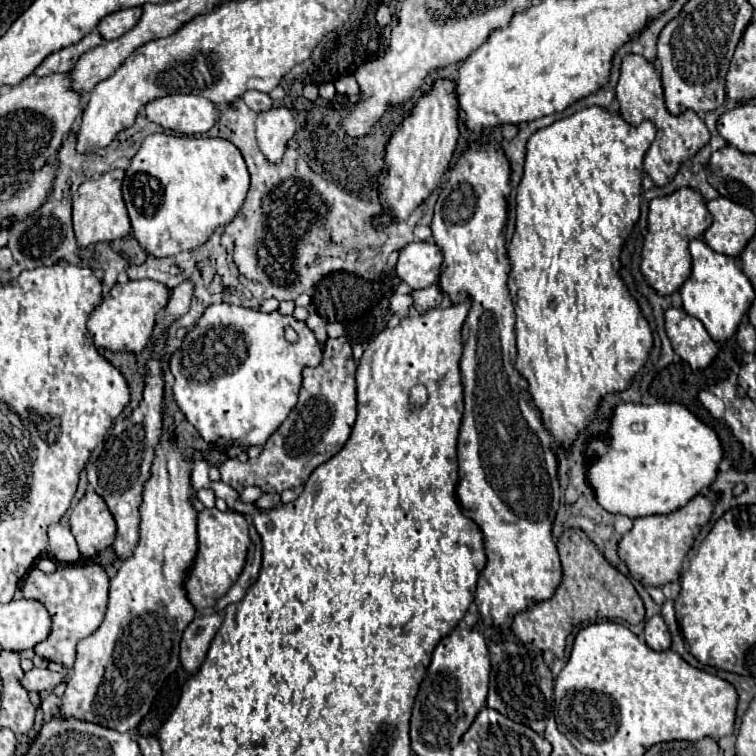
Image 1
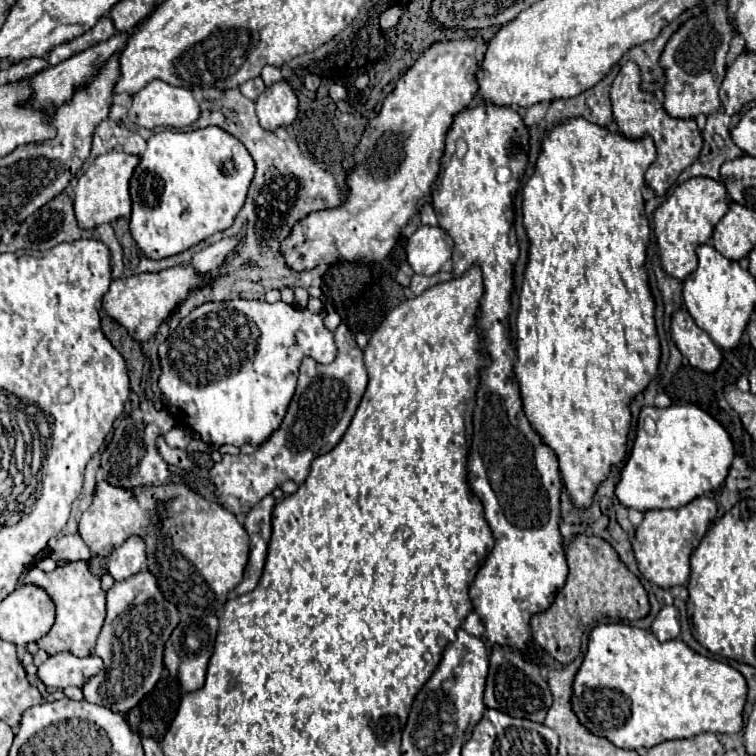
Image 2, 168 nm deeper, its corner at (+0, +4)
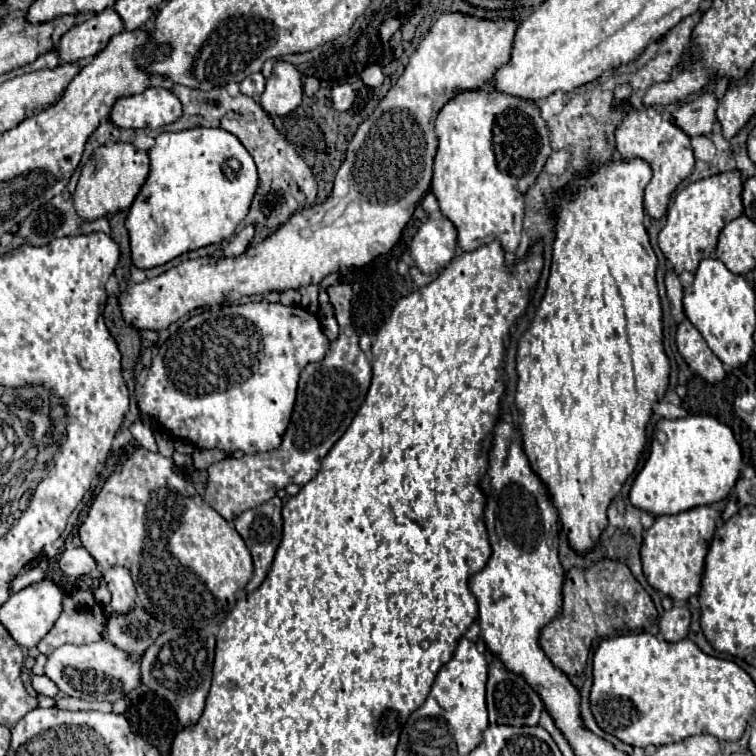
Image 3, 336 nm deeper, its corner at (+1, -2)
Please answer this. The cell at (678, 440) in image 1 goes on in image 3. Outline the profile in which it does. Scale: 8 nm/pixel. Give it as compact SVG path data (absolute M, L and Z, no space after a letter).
M686 416L660 420L650 444L650 456L630 488L632 506L652 516L680 514L684 510L724 500L742 470L742 452L732 430L712 416Z

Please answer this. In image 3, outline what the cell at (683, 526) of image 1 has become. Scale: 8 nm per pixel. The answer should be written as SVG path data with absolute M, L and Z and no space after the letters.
M698 506L692 510L680 512L676 516L658 516L652 528L646 530L646 536L640 548L642 570L648 584L654 590L678 602L686 602L690 596L698 594L704 556L708 552L708 544L712 540L714 528L716 528L716 522L708 514L706 506Z

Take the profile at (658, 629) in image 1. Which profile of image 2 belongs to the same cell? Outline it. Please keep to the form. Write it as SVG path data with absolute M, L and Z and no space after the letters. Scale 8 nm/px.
M663 606L657 618L653 620L651 626L653 634L657 636L659 642L667 642L679 636L681 632L681 622L679 622L679 610L675 606Z

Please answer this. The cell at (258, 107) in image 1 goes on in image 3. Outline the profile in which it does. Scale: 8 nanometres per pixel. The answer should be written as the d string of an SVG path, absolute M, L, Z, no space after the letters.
M258 72L258 74L252 74L252 76L248 76L246 80L240 82L240 92L246 94L246 96L250 96L250 98L260 96L260 94L264 92L264 84L266 84L266 80L264 80L264 76Z

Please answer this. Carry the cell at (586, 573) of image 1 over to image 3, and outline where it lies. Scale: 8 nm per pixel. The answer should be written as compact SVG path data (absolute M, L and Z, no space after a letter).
M600 558L590 568L570 568L564 580L562 612L540 632L540 648L568 676L580 676L586 668L592 642L624 630L644 630L656 624L658 612L650 594L622 562Z

